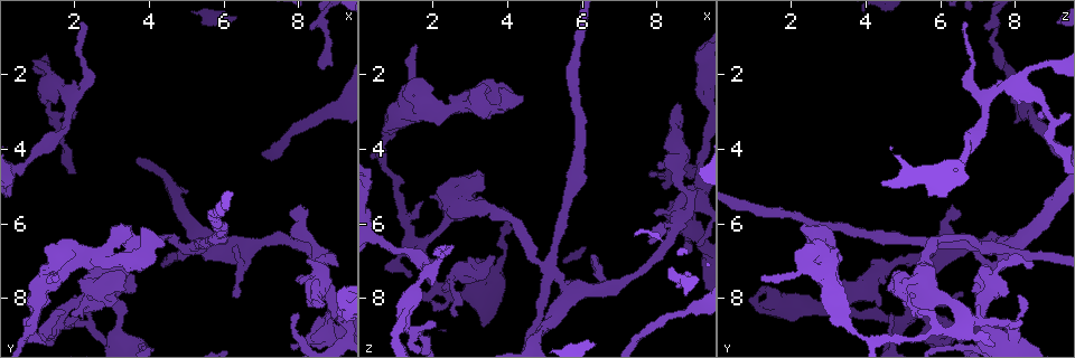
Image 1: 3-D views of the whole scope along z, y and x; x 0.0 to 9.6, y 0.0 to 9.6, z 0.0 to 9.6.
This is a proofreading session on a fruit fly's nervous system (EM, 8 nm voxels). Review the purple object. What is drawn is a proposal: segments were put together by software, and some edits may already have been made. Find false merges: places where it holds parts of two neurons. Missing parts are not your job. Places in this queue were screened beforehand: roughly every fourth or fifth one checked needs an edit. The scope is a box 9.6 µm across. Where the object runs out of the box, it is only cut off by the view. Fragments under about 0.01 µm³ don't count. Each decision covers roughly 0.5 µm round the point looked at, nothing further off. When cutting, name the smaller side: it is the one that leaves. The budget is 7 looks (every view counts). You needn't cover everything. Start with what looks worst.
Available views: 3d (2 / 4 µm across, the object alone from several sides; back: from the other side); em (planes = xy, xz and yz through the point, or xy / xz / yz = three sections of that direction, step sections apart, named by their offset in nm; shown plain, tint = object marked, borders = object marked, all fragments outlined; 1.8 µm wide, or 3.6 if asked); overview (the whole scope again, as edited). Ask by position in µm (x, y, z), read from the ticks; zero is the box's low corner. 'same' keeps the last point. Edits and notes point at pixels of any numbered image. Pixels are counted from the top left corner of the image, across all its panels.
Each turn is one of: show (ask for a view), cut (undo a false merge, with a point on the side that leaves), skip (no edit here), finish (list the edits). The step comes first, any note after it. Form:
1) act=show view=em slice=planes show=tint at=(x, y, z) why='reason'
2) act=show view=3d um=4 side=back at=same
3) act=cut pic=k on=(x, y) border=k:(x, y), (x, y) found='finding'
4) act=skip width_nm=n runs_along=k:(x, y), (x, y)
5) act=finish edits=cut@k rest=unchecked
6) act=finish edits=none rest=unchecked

act=show view=3d um=4 at=(5.10, 6.60, 7.15) why='four-way junction'

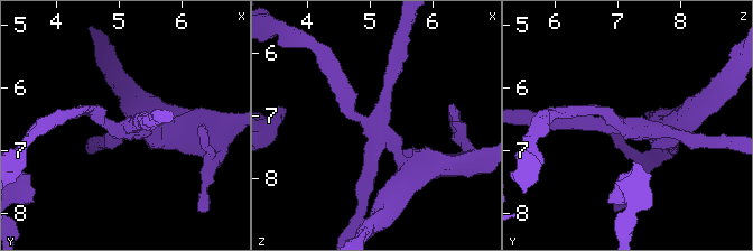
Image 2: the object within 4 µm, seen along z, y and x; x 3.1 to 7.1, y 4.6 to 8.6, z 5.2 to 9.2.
act=show view=em slice=planes show=tint at=(5.05, 6.65, 7.15) arms=4 why='now the EM'

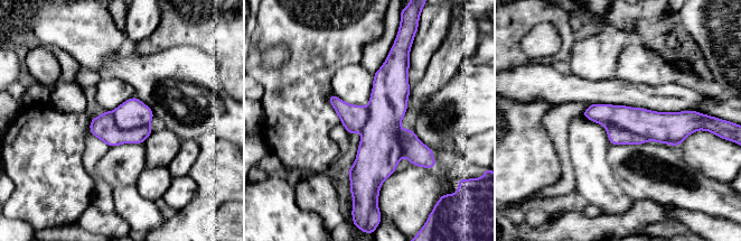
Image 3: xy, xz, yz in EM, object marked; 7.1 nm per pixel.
act=cut pic=3 on=(133, 113) width_nm=260 part_leaving=3:(390, 58), (380, 151), (364, 189) found='a second neuron is stuck on'

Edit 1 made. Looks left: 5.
act=show view=overview why='redraw'

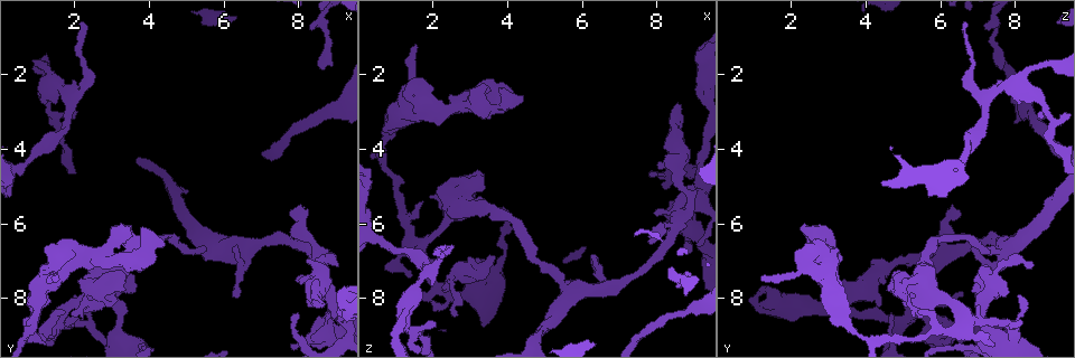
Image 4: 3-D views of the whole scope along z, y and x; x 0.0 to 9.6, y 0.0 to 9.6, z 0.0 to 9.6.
act=show view=3d um=4 at=(1.65, 8.55, 6.80)

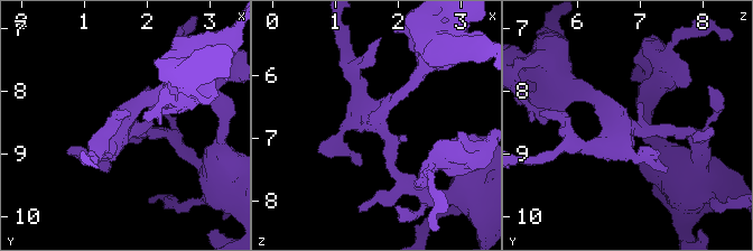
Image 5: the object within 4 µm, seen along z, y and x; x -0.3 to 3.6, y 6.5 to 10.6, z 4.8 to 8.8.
act=show view=em slice=yz step=16 show=plain at=(1.65, 8.55, 6.80)

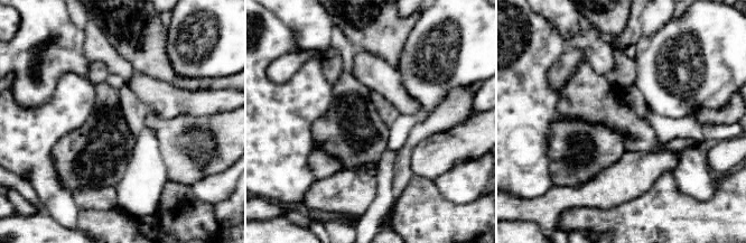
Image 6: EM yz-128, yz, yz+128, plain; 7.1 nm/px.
act=show view=em slice=yz step=16 show=tint at=same why='where the object lies'

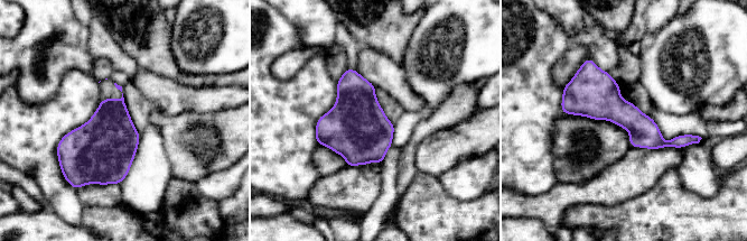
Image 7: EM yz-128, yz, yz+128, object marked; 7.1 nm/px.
act=skip runs_along=7:(563, 105), (610, 105), (662, 144), (689, 137) found='continuous, no second neuron'

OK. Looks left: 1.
act=show view=em slice=planes show=tint at=(8.60, 6.95, 6.05) why='abrupt turn'

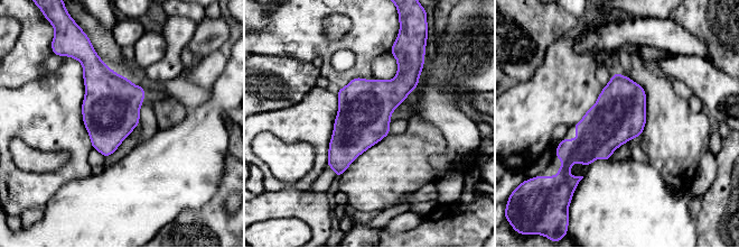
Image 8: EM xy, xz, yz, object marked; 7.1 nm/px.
act=skip width_nm=380 found='all the same neuron'

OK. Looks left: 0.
act=finish edits=cut@3 rest=unchecked

